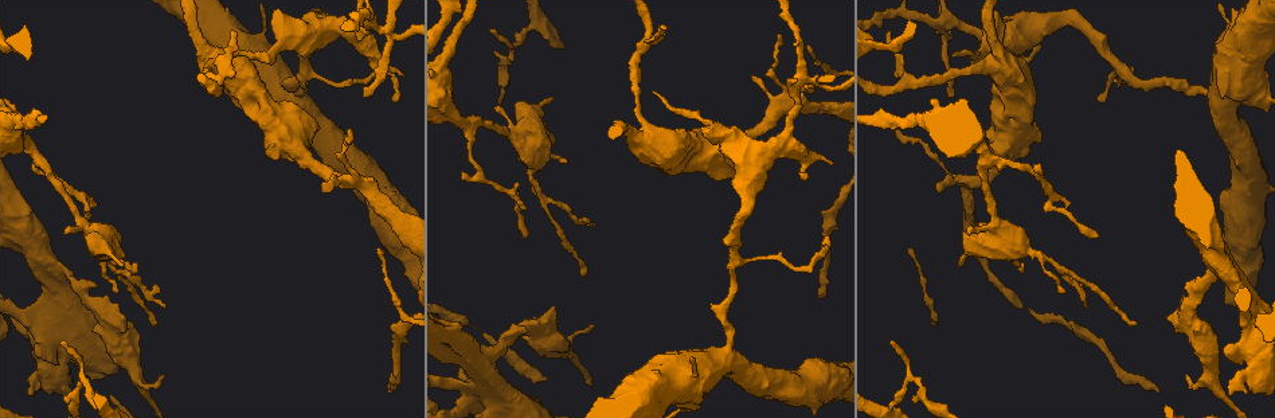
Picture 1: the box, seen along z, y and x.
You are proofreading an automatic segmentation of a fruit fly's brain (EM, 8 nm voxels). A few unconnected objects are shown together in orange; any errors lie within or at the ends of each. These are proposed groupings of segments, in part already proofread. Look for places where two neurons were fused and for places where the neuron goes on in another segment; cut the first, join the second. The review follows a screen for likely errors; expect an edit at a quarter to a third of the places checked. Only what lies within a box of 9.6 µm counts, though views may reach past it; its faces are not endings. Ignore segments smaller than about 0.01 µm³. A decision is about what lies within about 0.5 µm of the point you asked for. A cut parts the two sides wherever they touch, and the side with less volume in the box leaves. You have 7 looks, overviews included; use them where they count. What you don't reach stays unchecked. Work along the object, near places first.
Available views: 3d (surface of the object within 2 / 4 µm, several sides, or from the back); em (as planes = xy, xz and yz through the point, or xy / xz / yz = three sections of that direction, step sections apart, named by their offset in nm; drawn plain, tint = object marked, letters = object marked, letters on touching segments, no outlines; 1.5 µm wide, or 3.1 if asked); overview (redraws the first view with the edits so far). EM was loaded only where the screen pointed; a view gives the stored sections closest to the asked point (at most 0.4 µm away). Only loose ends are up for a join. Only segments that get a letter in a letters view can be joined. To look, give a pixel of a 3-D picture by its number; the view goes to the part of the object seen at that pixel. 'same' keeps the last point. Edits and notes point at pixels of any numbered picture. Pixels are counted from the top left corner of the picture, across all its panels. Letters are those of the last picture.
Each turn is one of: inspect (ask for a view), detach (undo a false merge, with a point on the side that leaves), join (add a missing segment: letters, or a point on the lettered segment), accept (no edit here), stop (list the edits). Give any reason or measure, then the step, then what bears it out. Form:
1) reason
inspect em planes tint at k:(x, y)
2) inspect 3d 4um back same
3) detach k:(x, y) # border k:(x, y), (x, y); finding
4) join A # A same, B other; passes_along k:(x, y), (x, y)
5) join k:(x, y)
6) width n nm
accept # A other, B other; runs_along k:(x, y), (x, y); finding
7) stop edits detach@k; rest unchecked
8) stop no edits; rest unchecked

side arm on a straight run
inspect em yz step 8 letters at 1:(642, 43)

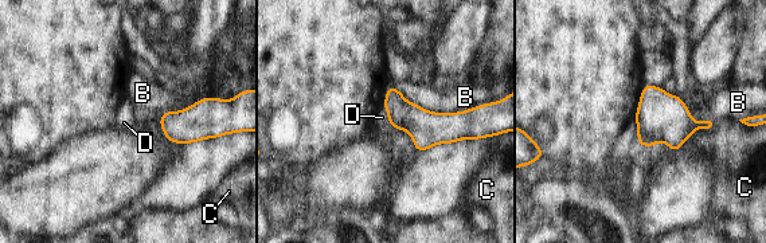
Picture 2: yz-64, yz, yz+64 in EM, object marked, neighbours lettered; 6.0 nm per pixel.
width 180 nm
accept # B other, C other, D other; border 2:(383, 106), (389, 124); one neuron here

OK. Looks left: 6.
calibre changes
inspect 3d 4um at 1:(305, 158)

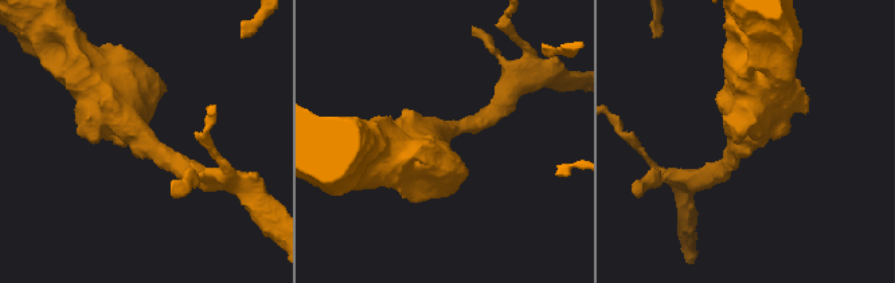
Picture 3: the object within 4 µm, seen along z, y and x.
arm_widths 280, 700 nm; shape alone is not enough
inspect em xz step 8 tint at 3:(741, 145)

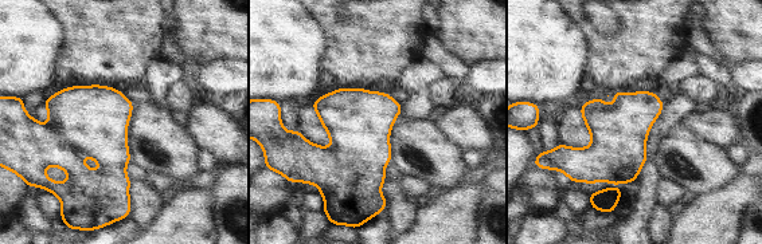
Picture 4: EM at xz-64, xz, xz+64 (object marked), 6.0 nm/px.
cut it another way
inspect em planes letters same

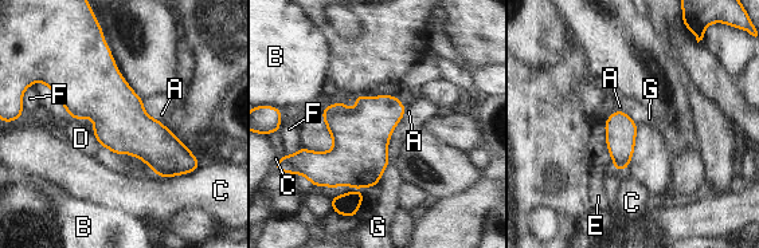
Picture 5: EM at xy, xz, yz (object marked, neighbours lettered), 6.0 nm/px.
accept # A other, B other, C other, D other, E other, F other, G other; border 5:(402, 117), (376, 185); all the same neuron

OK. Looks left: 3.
branch stops here
inspect em xz step 8 tint at 1:(498, 106)

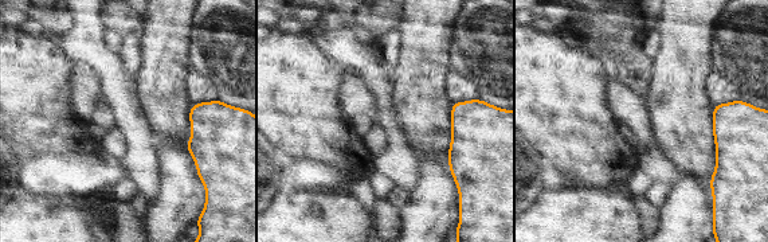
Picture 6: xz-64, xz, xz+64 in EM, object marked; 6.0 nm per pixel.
another direction
inspect em planes letters same

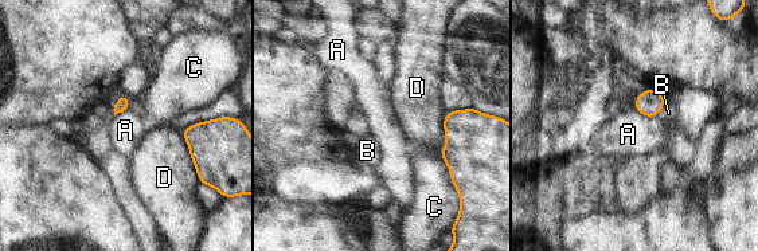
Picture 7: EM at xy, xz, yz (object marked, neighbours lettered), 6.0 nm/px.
accept # A other, B other, C other, D other; border 7:(635, 108), (644, 116), (656, 117); none of them fits

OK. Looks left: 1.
stop no edits; rest unchecked

